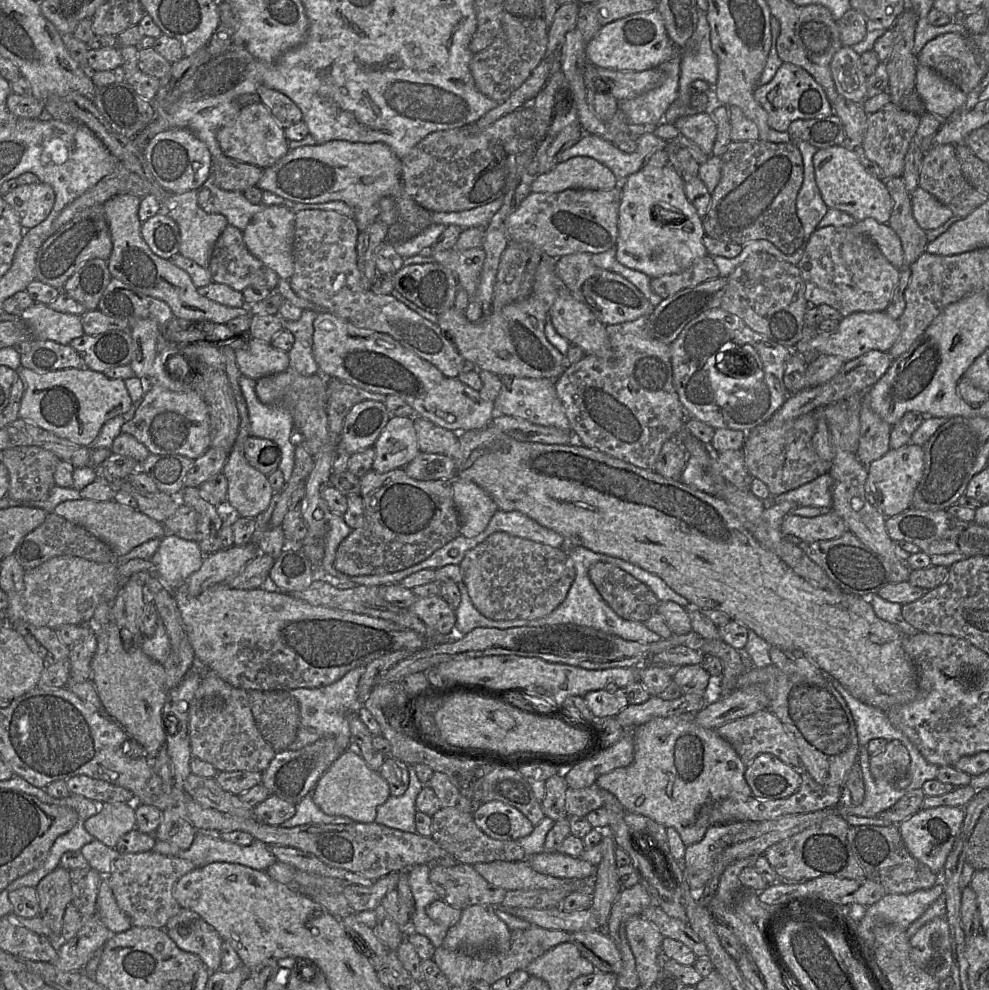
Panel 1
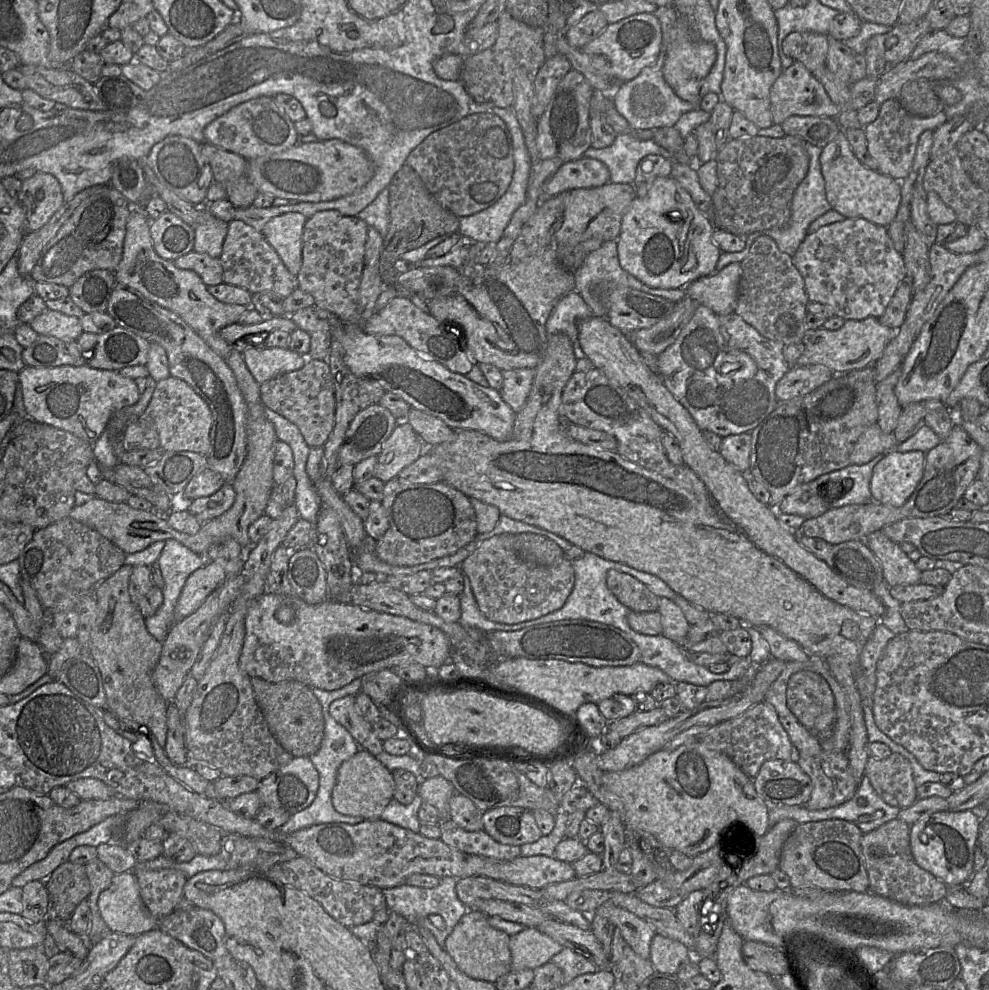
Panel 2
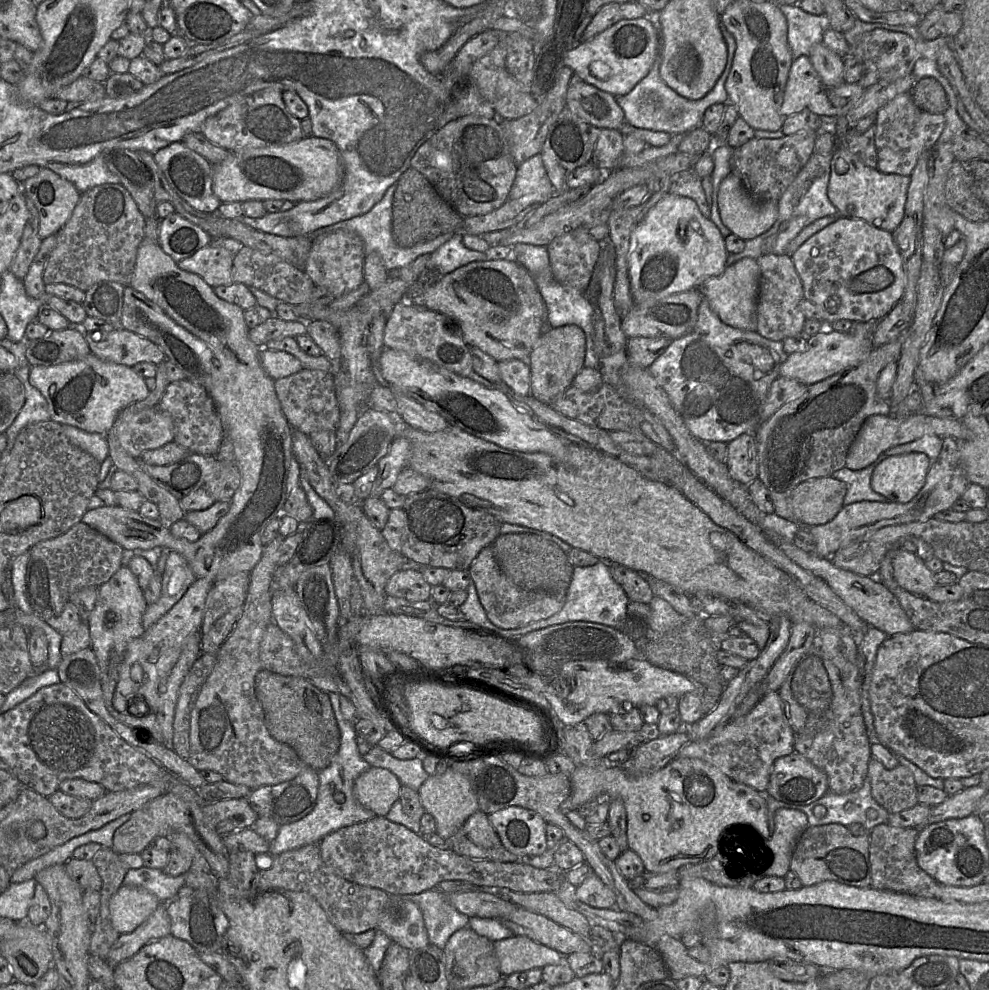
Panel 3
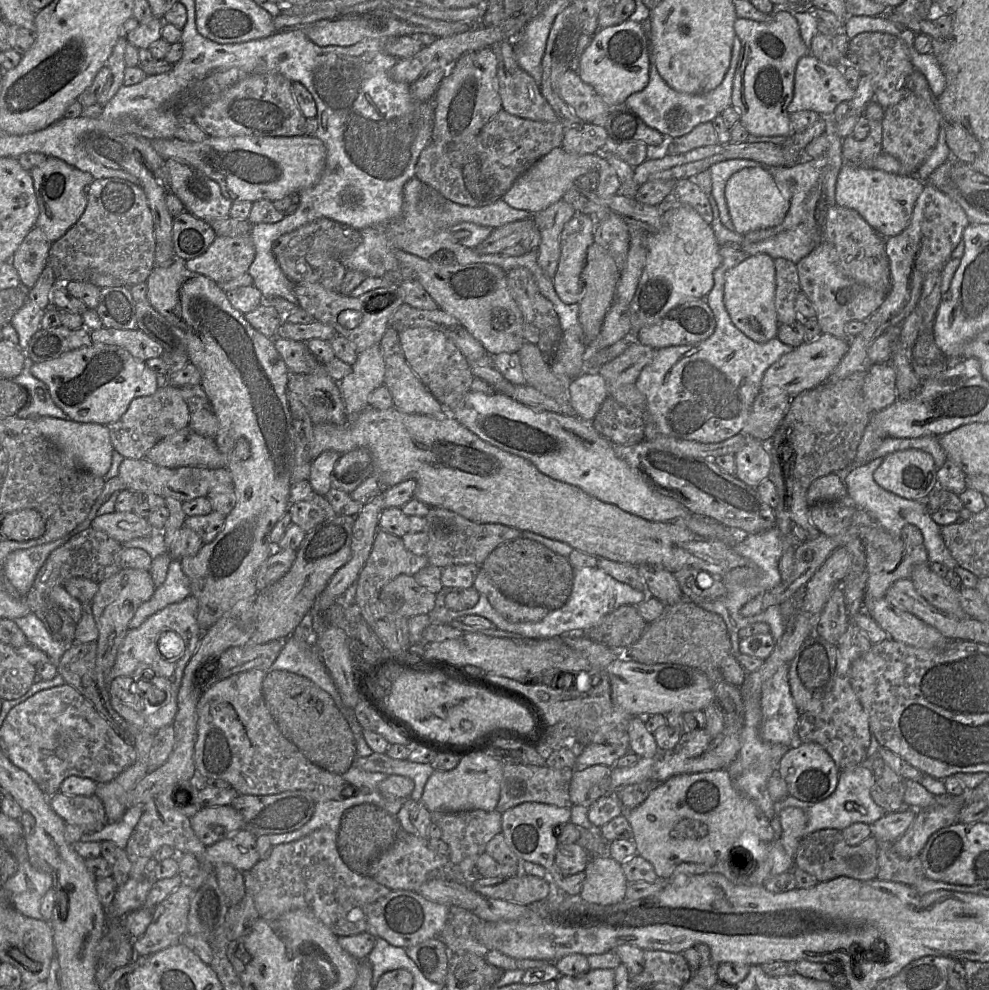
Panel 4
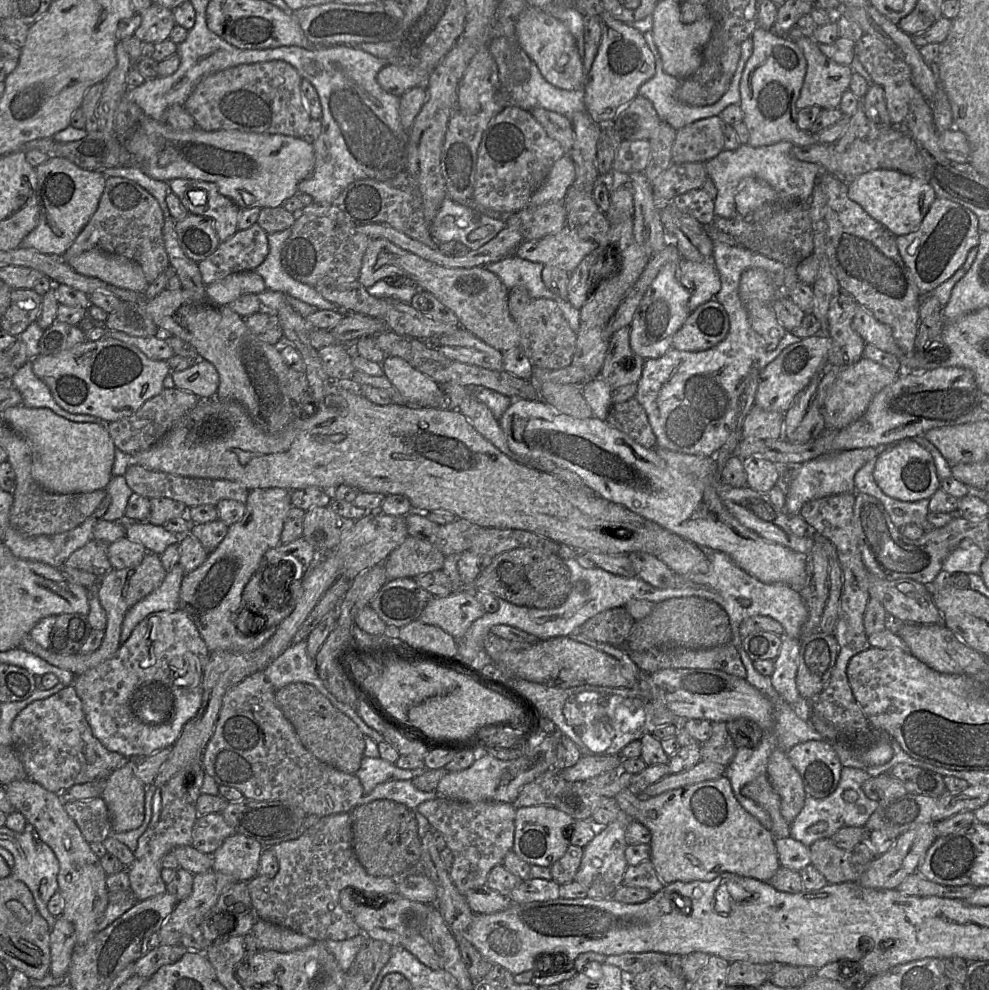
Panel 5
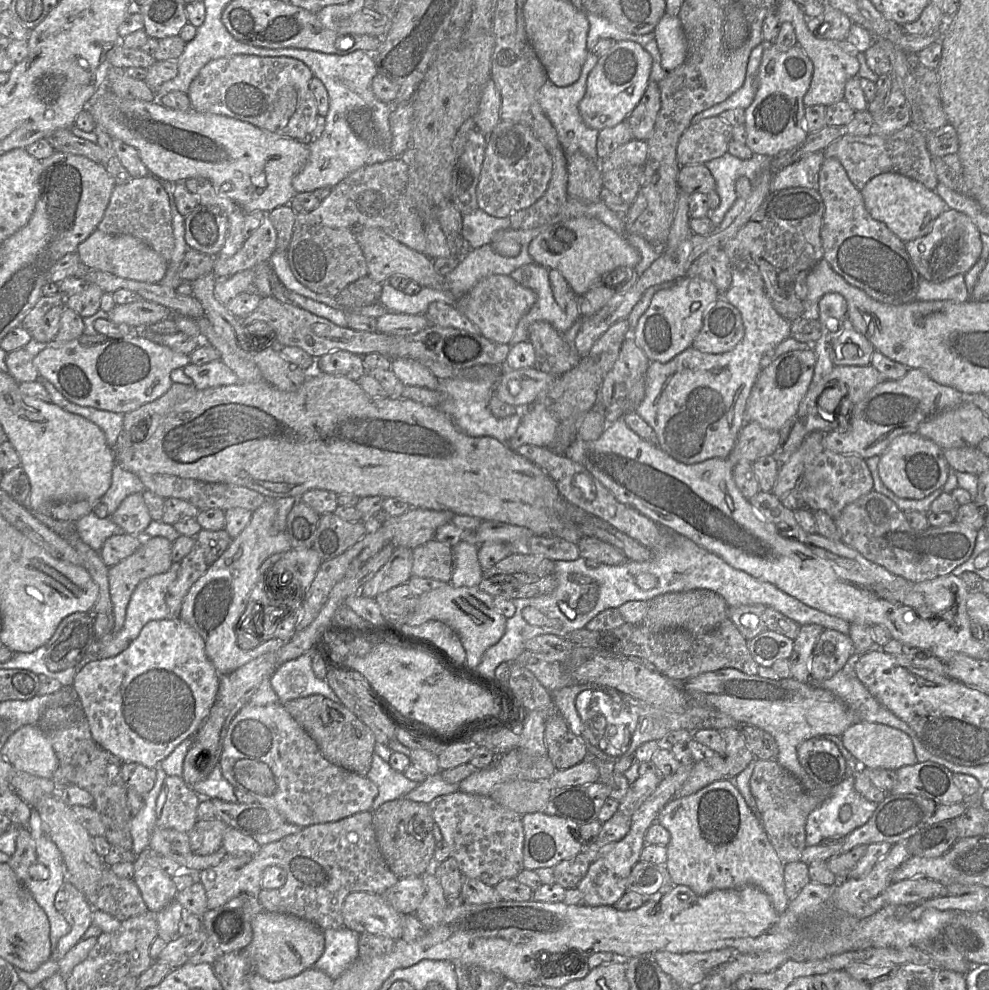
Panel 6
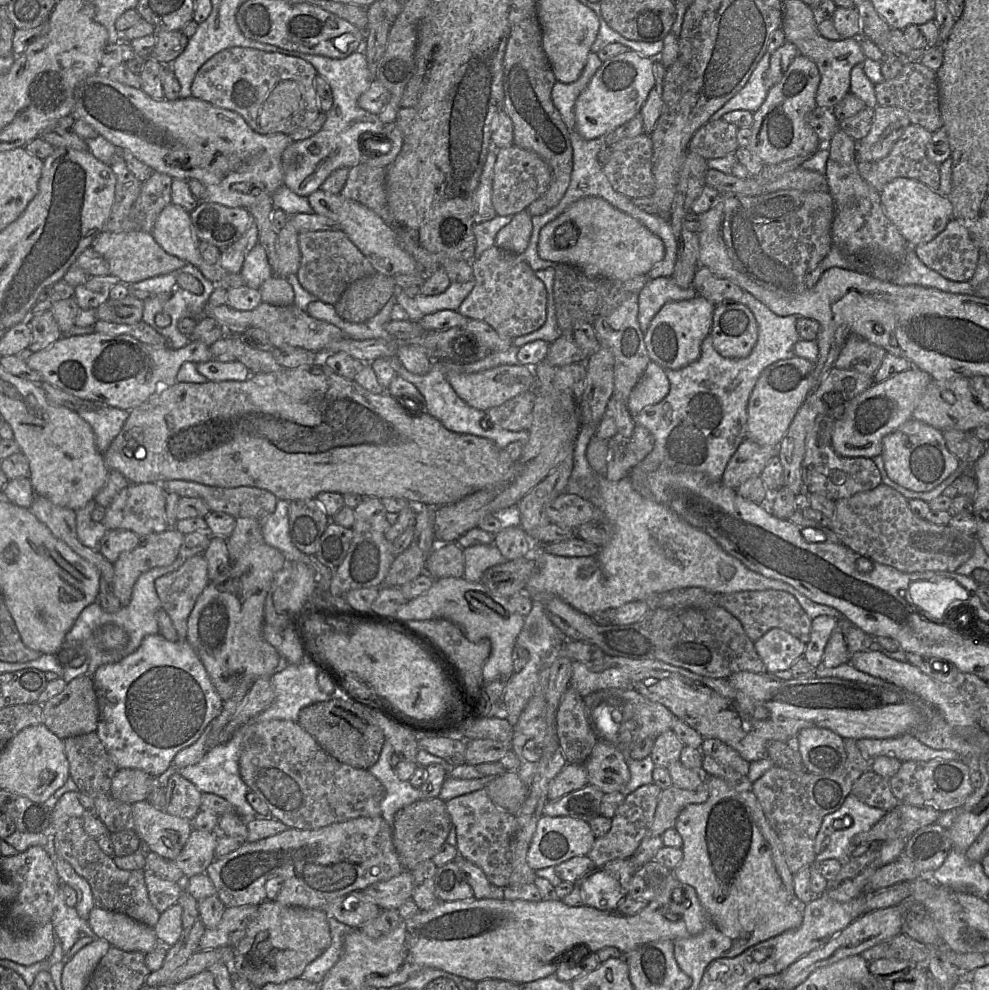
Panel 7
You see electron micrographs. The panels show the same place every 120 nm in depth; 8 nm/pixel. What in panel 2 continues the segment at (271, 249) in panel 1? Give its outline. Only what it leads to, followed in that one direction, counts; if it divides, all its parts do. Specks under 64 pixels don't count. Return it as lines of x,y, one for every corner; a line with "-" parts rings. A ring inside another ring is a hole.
298,212
285,213
268,221
261,232
295,276
302,265
302,236
306,220

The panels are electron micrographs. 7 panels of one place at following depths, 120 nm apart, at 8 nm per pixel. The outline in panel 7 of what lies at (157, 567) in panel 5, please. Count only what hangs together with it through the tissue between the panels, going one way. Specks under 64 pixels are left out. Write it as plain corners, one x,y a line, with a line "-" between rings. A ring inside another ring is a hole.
169,527
163,532
141,537
139,545
124,553
114,564
112,591
121,606
131,600
134,586
143,573
171,565
179,556
184,534

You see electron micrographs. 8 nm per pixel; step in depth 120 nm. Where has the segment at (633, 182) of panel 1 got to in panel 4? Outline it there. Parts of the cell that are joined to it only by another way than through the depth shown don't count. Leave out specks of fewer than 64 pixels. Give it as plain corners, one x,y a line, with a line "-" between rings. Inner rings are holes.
687,205
663,211
662,227
645,236
647,260
634,298
629,306
631,331
629,336
605,349
591,351
585,359
584,373
598,369
624,353
628,345
637,341
638,332
660,322
677,305
690,299
705,299
714,285
714,271
721,264
721,255
710,224

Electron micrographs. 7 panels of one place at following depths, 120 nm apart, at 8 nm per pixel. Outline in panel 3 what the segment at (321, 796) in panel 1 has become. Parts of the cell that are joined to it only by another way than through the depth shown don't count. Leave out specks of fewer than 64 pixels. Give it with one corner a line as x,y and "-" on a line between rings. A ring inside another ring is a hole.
371,766
355,780
353,795
376,816
385,817
399,800
401,787
400,780
390,770

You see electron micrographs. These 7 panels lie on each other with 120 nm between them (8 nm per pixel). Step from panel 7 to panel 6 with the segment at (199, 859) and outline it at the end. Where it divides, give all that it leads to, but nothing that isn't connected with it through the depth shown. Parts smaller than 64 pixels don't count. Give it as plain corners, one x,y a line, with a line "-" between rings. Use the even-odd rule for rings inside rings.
218,817
210,820
198,820
189,833
192,852
205,856
221,849
227,828
228,825

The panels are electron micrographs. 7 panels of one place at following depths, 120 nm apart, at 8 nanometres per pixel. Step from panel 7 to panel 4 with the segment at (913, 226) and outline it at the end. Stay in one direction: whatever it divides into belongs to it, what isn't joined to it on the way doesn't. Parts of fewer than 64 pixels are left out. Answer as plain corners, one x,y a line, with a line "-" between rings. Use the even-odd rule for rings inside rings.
844,163
837,176
835,203
856,211
884,239
899,235
908,226
915,203
925,184
915,175
892,174
883,170

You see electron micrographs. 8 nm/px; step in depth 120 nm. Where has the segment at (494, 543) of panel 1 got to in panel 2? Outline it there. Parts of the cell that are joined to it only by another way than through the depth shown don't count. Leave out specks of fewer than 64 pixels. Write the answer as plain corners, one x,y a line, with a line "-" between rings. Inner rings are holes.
503,533
503,534
493,536
491,538
489,538
488,540
485,540
460,565
462,574
466,575
470,580
472,592
473,592
473,595
475,597
475,600
477,602
477,605
478,605
478,608
480,609
480,611
489,620
491,620
493,622
497,622
497,623
502,623
502,624
517,624
520,622
533,620
533,619
539,618
541,616
544,616
546,614
549,614
553,611
560,609
565,604
567,598
569,597
569,595
572,591
572,588
574,586
574,582
575,582
575,574
574,574
574,569
573,569
571,560
564,557
563,560
560,561
559,563
553,563
552,565
548,565
548,566
542,566
542,565
537,565
537,564
532,564
532,563
525,563
523,560
521,560
519,558
519,556
513,550
512,545
511,545
511,537
512,537
512,534

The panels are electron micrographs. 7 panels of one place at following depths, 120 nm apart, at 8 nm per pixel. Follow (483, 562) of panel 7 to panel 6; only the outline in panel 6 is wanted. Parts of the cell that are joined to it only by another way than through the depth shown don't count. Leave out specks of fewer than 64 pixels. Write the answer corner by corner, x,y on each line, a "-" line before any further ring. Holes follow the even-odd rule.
460,541
452,547
453,571
450,584
454,587
477,587
483,570
478,562
478,546

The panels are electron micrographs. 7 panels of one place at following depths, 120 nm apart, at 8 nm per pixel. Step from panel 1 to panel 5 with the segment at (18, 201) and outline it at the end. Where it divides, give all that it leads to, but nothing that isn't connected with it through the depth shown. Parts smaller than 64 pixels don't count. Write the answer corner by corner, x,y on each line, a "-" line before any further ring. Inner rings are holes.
64,157
50,159
35,167
38,180
39,220
19,247
32,248
42,254
62,256
96,212
106,178
98,171
78,167

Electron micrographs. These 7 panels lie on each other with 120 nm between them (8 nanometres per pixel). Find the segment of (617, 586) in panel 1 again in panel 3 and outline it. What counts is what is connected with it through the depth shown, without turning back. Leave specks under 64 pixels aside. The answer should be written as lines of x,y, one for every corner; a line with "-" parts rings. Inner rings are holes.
618,563
610,564
610,574
614,581
625,591
631,602
649,604
654,594
648,581
639,572

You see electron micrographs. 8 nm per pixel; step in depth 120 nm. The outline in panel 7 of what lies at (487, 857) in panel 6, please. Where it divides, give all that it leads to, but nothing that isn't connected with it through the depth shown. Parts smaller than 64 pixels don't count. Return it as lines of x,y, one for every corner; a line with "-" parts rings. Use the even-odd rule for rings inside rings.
485,788
455,797
445,804
456,830
459,856
479,866
492,885
502,888
508,886
511,865
507,853
516,829
516,816
496,806

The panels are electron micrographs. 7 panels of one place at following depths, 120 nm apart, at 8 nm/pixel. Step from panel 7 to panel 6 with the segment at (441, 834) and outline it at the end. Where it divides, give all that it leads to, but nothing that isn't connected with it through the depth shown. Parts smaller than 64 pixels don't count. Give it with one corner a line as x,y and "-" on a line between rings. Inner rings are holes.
406,798
385,802
373,811
373,825
383,857
391,871
400,879
422,876
434,864
435,821
429,805

